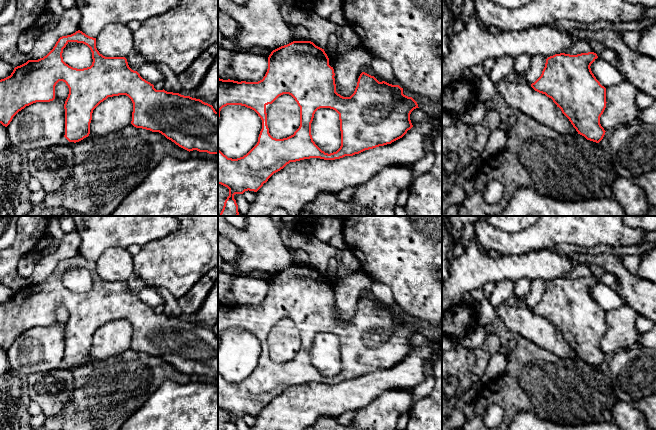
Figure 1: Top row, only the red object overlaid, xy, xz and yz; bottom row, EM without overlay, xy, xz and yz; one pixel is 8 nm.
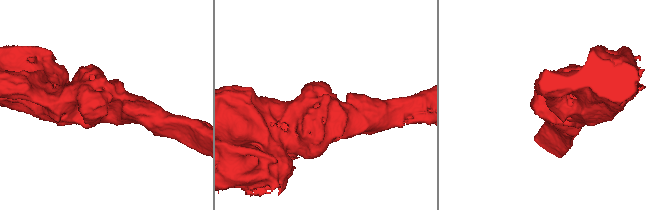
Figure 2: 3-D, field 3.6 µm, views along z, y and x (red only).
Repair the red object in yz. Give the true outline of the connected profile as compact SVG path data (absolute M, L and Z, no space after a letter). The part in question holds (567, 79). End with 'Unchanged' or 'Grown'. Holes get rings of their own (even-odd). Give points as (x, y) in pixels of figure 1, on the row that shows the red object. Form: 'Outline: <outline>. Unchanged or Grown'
Outline: M594 52L570 55L555 54L546 59L541 76L531 87L547 97L559 107L569 119L578 134L587 140L599 143L605 130L600 124L600 117L606 108L606 88L600 84L591 71L591 64L598 58Z. Unchanged

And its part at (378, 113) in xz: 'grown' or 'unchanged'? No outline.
grown

